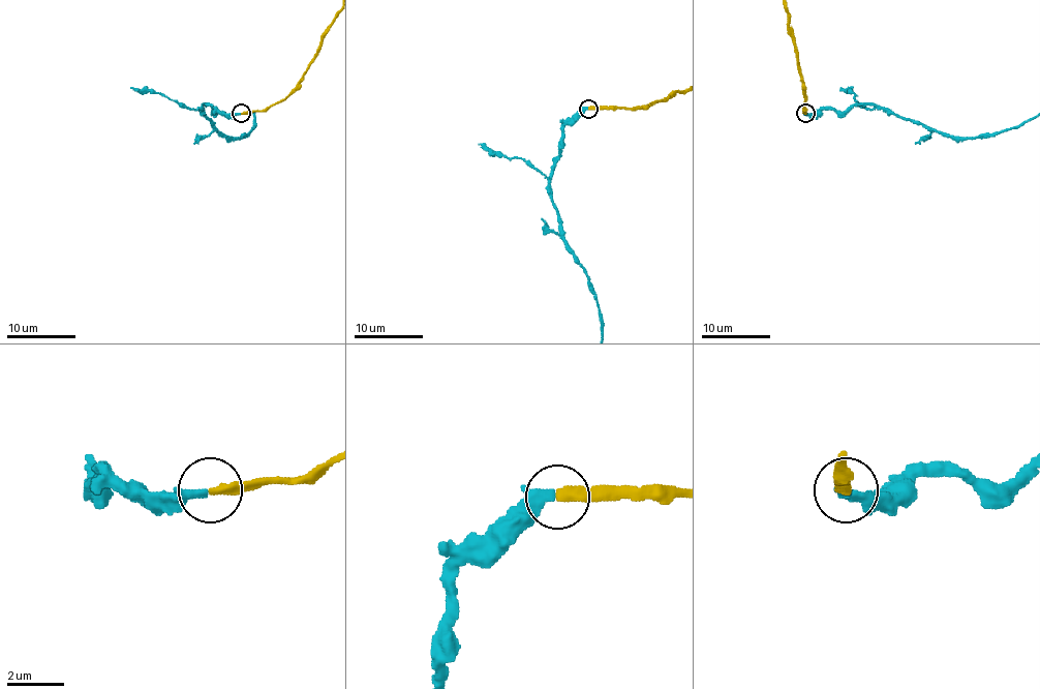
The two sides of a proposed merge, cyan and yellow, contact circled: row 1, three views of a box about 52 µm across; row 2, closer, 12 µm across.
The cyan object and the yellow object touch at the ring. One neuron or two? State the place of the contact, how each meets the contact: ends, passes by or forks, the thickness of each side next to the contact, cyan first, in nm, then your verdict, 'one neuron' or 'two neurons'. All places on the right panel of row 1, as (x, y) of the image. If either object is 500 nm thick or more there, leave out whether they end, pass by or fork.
at (805, 113); cyan ends there; yellow ends there; 400 nm thick on the cyan side, 360 nm on the other; one neuron

